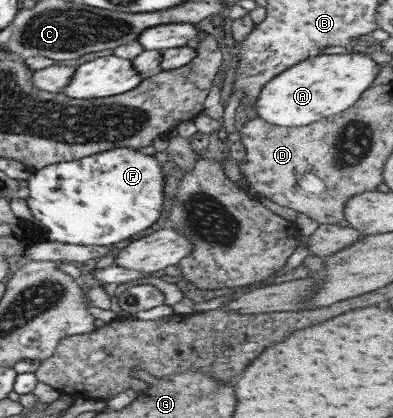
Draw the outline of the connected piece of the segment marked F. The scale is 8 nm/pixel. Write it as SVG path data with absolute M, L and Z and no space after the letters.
M113 148L112 150L101 152L92 156L85 156L80 160L62 161L58 164L49 164L43 166L43 168L32 171L28 178L29 197L25 202L33 216L33 223L45 230L47 234L47 241L58 242L65 245L81 245L83 247L112 247L113 245L121 242L121 240L127 240L143 230L147 230L161 214L161 208L163 208L163 168L161 163L157 162L153 156L145 156L141 152L136 152L135 149L129 148Z

